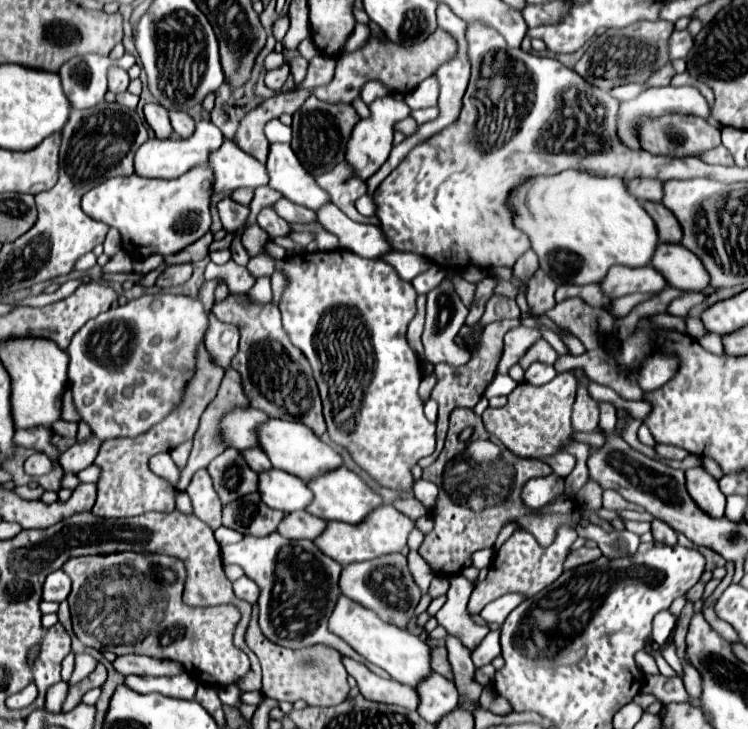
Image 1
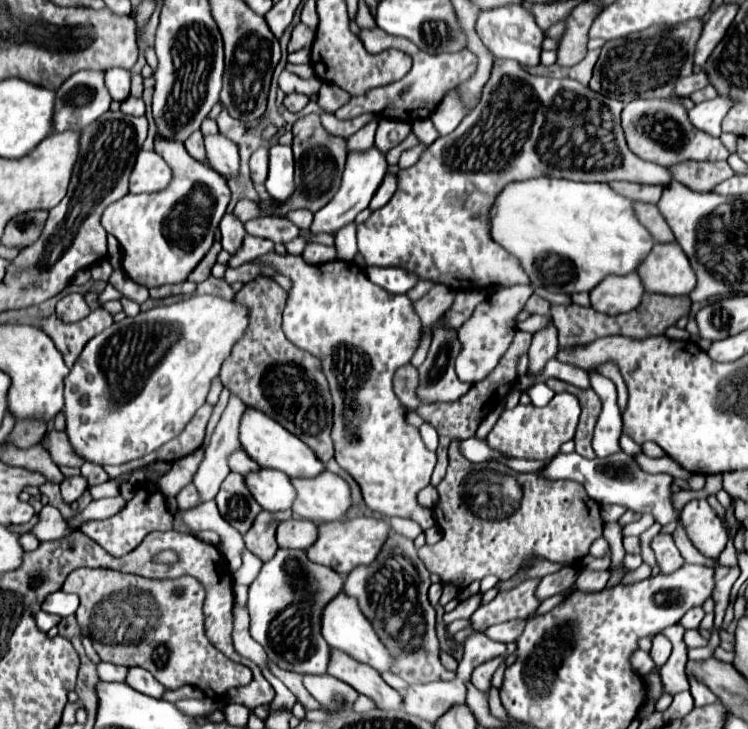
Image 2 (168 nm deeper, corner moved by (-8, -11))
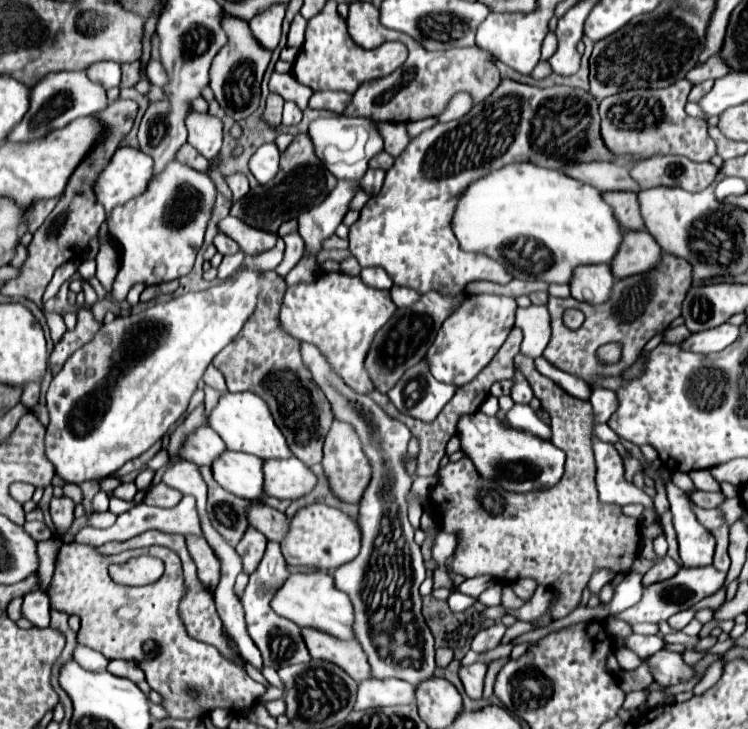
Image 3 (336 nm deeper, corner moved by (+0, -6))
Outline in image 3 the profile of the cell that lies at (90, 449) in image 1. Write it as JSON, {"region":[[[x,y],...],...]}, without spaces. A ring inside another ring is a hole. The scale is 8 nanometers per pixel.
{"region":[[[54,496],[50,502],[50,514],[58,532],[66,532],[74,520],[74,502],[68,496]]]}

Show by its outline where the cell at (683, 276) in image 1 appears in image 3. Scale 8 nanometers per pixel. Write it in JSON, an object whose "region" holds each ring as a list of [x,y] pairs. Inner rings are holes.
{"region":[[[624,230],[622,246],[614,256],[614,262],[610,264],[612,274],[614,278],[620,280],[634,274],[656,270],[662,256],[664,256],[664,250],[658,246],[658,242],[654,242],[654,238],[648,232]]]}

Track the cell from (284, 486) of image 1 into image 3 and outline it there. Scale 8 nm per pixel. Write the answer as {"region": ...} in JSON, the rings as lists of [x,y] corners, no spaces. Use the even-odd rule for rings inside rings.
{"region":[[[228,450],[212,464],[212,470],[216,482],[240,498],[258,500],[264,494],[262,460],[256,456]]]}

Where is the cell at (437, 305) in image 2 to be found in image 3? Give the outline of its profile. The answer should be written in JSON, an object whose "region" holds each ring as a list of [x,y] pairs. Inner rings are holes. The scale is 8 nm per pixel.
{"region":[[[392,286],[390,288],[390,296],[392,296],[392,302],[398,306],[398,308],[406,308],[406,306],[412,306],[414,302],[418,302],[420,298],[420,292],[414,292],[412,288],[402,288],[402,286]]]}

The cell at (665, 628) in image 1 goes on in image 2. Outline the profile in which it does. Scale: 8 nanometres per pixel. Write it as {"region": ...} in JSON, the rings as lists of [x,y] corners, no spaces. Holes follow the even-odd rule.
{"region":[[[656,635],[656,637],[652,637],[650,657],[652,657],[652,661],[654,661],[658,667],[662,667],[662,665],[668,661],[670,651],[672,651],[672,643],[670,643],[664,635]]]}

